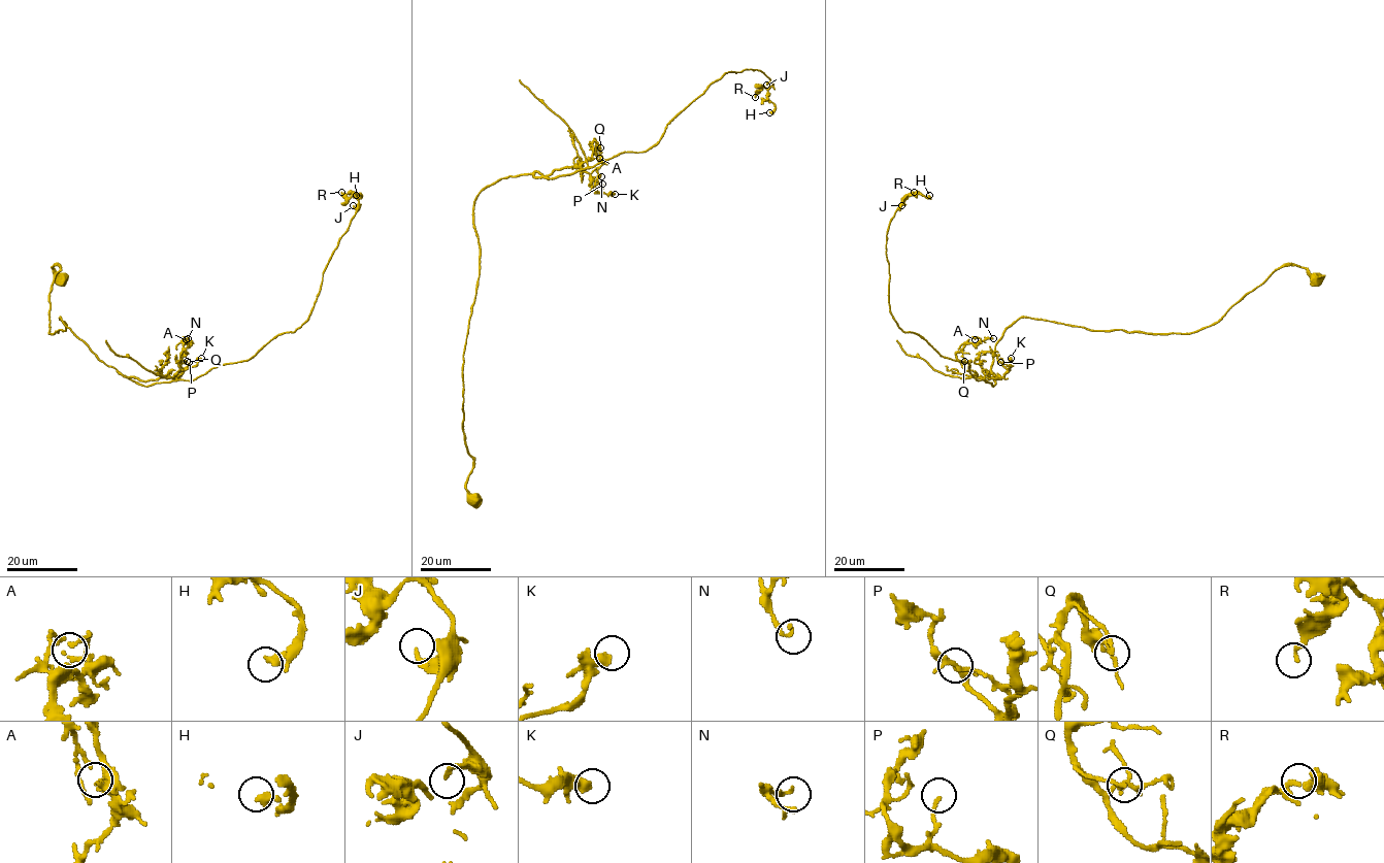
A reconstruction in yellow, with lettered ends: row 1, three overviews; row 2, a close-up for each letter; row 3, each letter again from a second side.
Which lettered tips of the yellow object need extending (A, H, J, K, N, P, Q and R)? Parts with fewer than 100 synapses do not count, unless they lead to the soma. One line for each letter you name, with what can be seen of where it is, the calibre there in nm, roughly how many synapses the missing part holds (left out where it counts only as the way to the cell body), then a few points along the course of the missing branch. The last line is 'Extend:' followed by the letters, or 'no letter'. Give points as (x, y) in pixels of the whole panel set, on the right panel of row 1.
Extend: no letter

